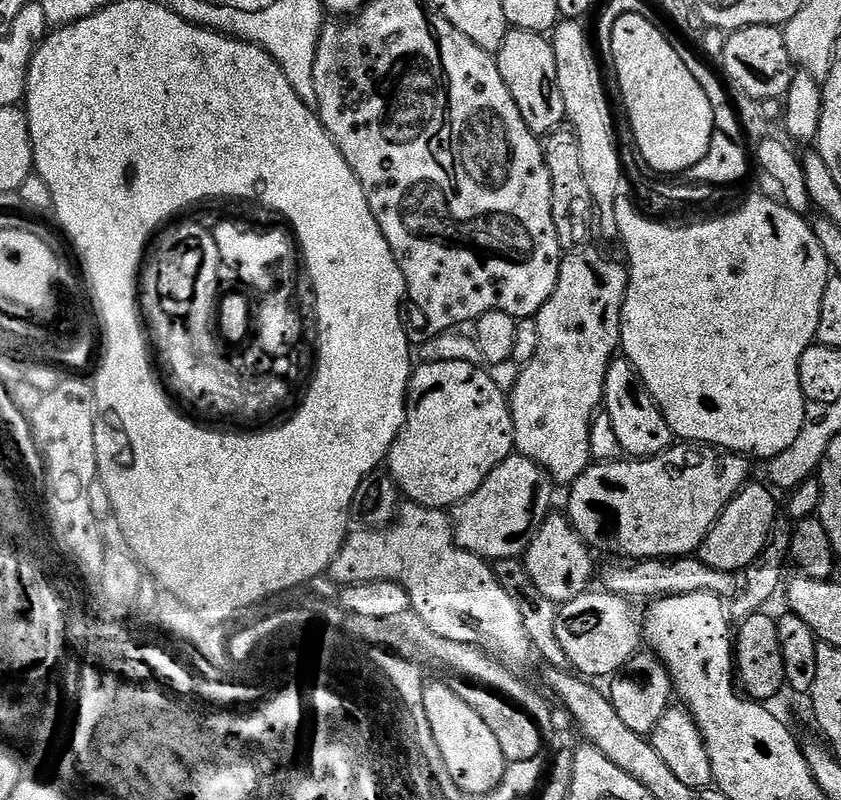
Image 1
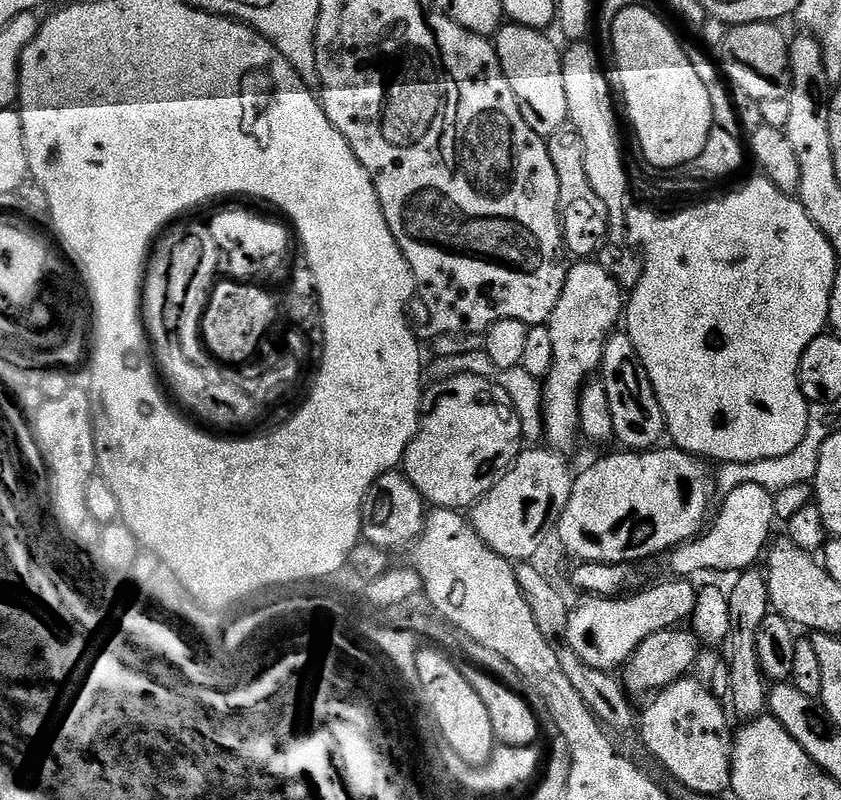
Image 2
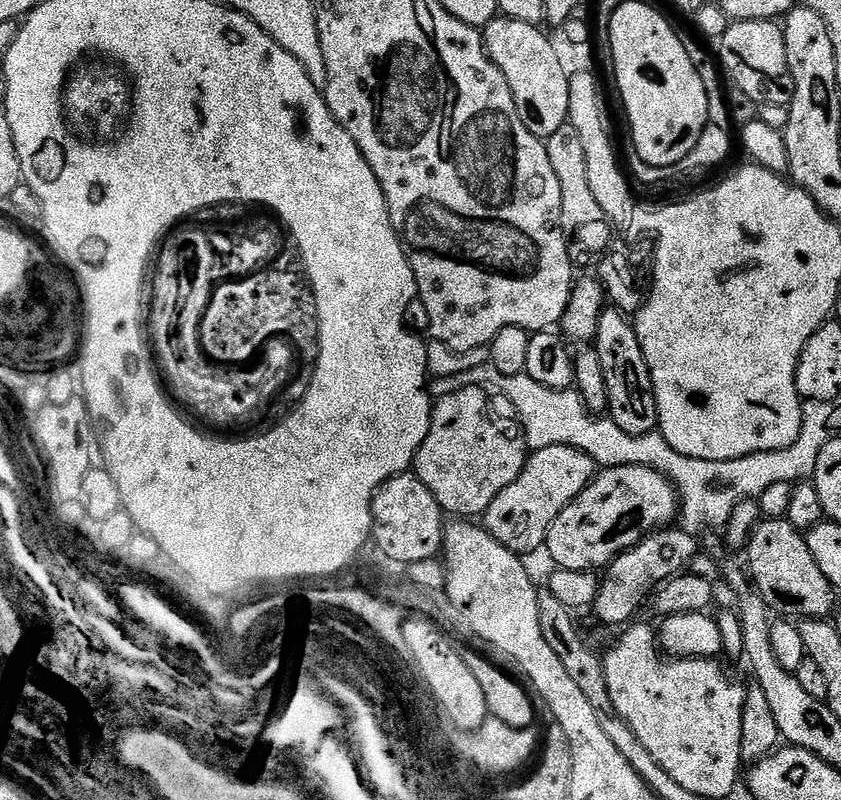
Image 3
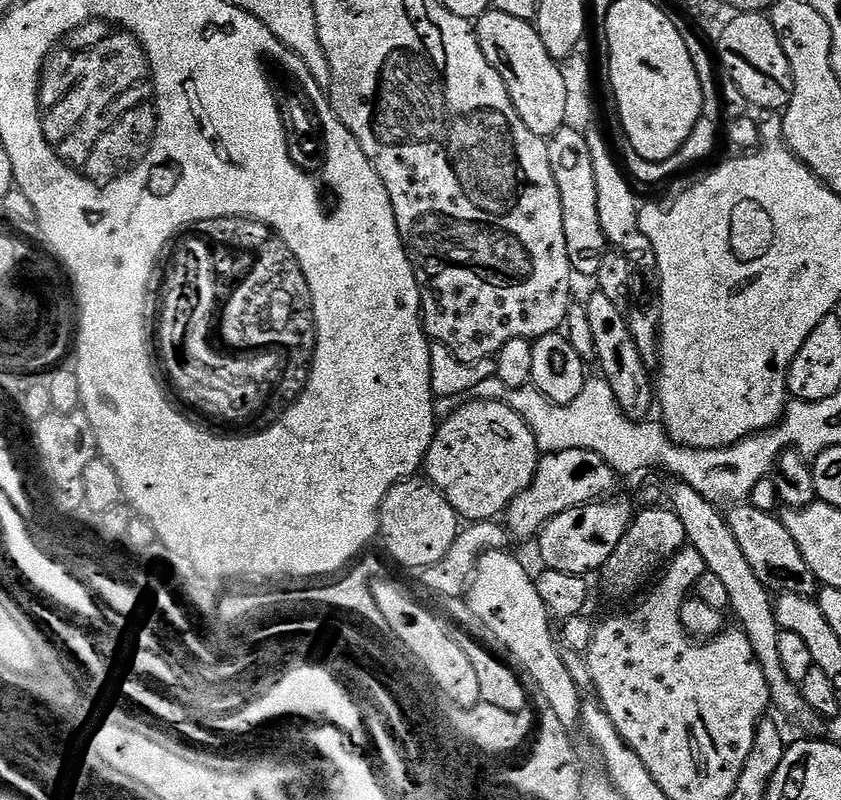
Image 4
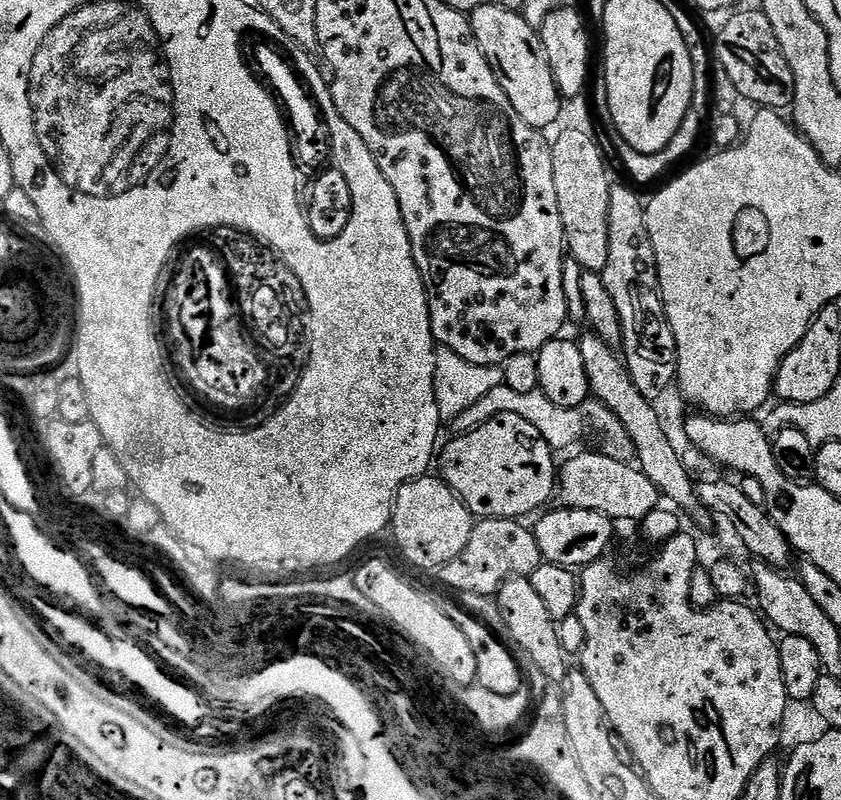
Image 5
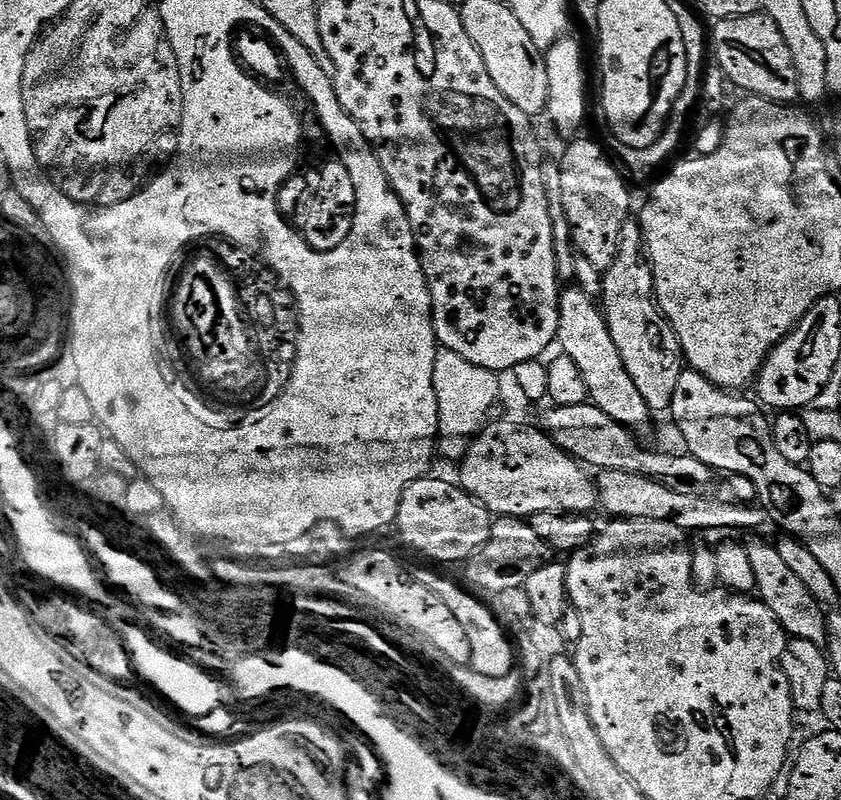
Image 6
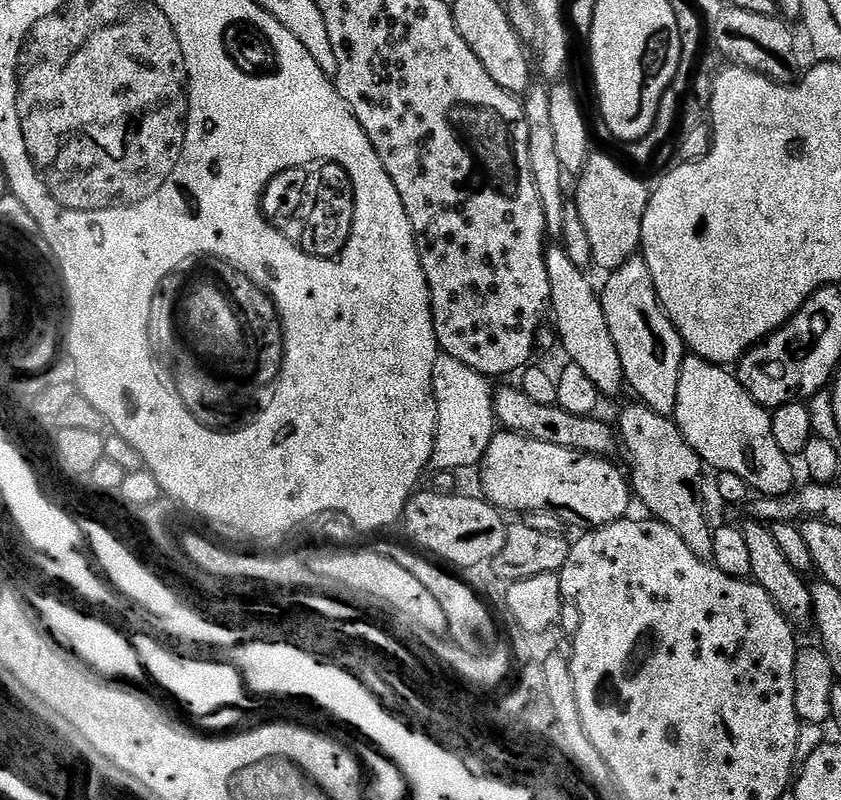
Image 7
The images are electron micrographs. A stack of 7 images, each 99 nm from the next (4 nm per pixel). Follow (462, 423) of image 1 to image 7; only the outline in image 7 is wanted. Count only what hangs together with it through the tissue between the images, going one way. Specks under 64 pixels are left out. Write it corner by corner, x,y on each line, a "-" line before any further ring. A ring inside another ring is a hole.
500,430
478,465
479,491
483,499
505,513
546,510
564,522
577,520
580,524
588,524
584,526
589,529
601,528
625,519
629,515
628,503
634,500
625,473
623,476
611,462
602,456

